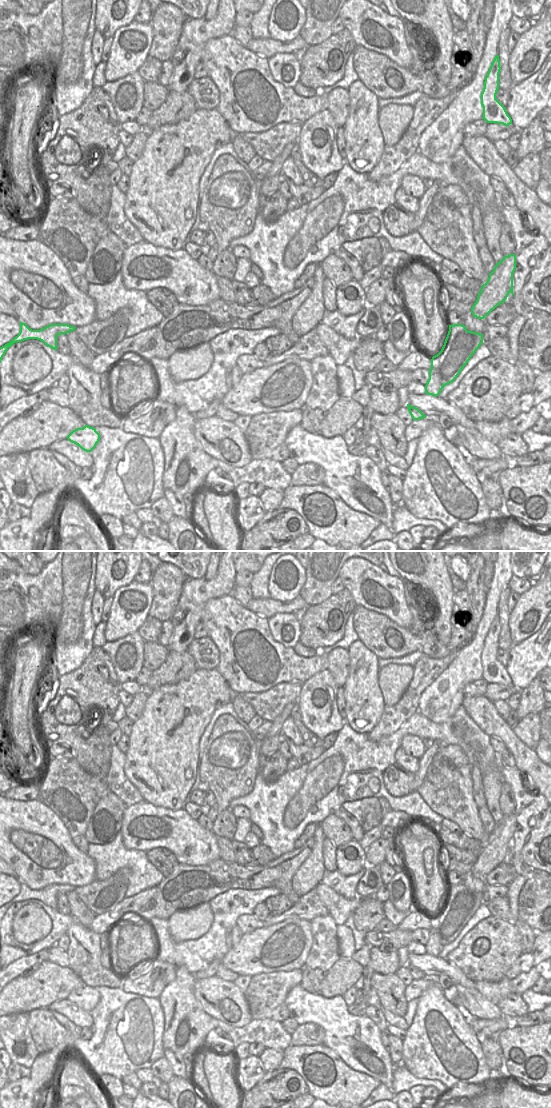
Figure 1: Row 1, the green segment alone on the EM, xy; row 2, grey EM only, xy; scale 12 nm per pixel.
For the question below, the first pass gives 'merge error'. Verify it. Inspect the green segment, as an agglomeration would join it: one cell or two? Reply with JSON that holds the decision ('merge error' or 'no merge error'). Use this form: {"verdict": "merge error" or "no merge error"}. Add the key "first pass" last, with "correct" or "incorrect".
{"verdict": "merge error", "first pass": "correct"}

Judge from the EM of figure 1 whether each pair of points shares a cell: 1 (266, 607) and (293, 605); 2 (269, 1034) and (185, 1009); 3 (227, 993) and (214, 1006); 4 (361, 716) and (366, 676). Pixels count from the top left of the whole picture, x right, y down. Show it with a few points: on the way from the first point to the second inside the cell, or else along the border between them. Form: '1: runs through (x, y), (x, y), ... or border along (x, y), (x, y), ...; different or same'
1: runs through (273, 607), (286, 607); same
2: runs through (248, 1034), (230, 1034), (227, 1031), (206, 1030); same
3: runs through (224, 996), (217, 1003); same
4: runs through (362, 706), (362, 686); same

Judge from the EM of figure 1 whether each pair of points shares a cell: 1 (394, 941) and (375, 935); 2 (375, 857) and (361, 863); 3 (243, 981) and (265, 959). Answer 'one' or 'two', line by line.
1: one
2: two
3: two

